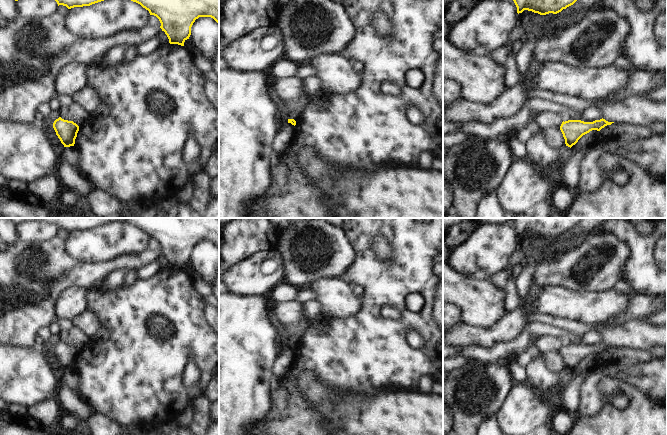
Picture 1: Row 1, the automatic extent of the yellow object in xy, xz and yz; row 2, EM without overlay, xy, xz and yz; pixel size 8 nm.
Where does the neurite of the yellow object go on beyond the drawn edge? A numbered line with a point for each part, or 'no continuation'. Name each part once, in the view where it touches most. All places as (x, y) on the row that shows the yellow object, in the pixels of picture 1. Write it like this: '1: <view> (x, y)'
no continuation

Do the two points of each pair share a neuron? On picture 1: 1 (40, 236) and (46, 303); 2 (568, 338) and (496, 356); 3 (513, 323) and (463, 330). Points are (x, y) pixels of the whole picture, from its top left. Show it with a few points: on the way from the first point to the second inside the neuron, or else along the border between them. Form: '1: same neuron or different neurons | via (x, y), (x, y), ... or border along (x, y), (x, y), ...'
1: different neurons | border along (55, 235), (46, 241), (26, 243), (18, 240)
2: same neuron | via (550, 331), (531, 331), (514, 346)
3: same neuron | via (501, 331), (495, 334), (475, 334)

